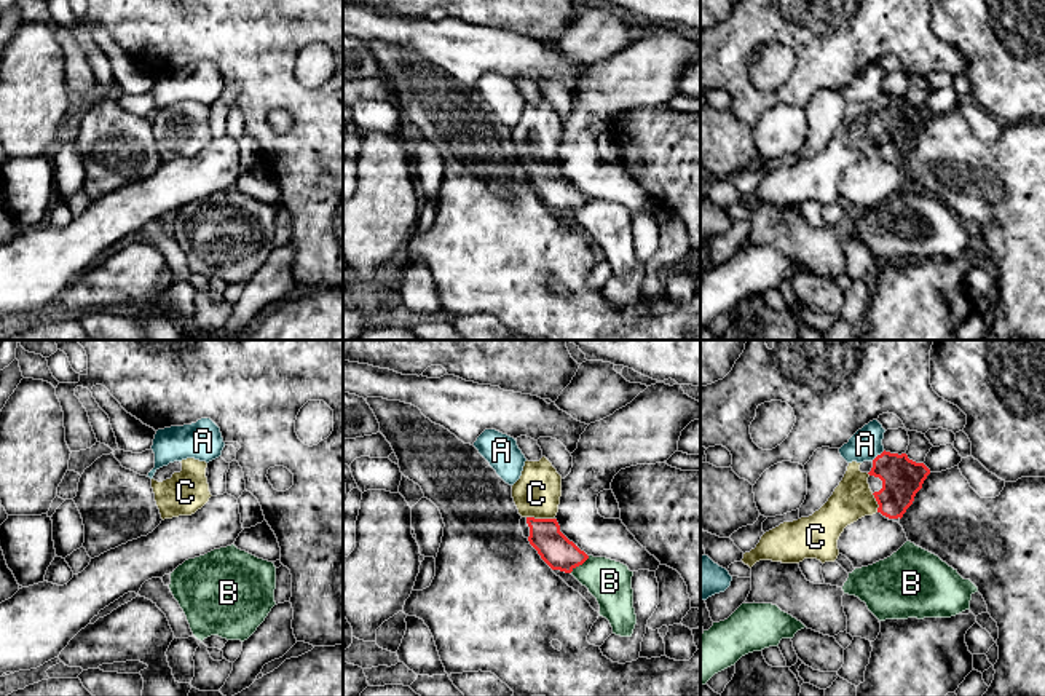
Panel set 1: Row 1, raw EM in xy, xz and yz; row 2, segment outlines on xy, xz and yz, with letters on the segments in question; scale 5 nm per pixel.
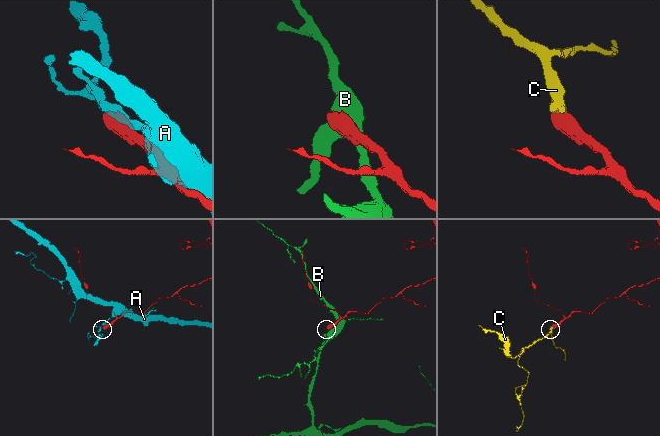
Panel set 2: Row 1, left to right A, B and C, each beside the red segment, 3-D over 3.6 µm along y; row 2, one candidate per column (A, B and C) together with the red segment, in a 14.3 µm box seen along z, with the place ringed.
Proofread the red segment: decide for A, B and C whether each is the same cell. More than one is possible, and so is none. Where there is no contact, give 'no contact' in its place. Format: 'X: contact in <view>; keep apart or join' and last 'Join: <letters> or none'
A: contact in yz; keep apart
B: contact in xz; keep apart
C: contact in xz; join
Join: C

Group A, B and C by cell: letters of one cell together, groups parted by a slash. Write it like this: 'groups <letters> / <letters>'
groups A / B / C

